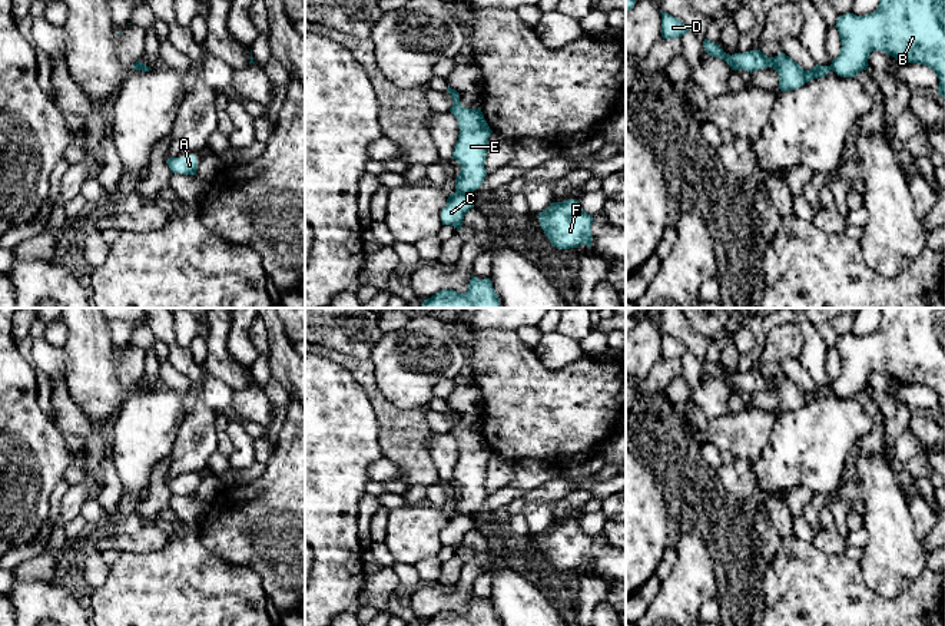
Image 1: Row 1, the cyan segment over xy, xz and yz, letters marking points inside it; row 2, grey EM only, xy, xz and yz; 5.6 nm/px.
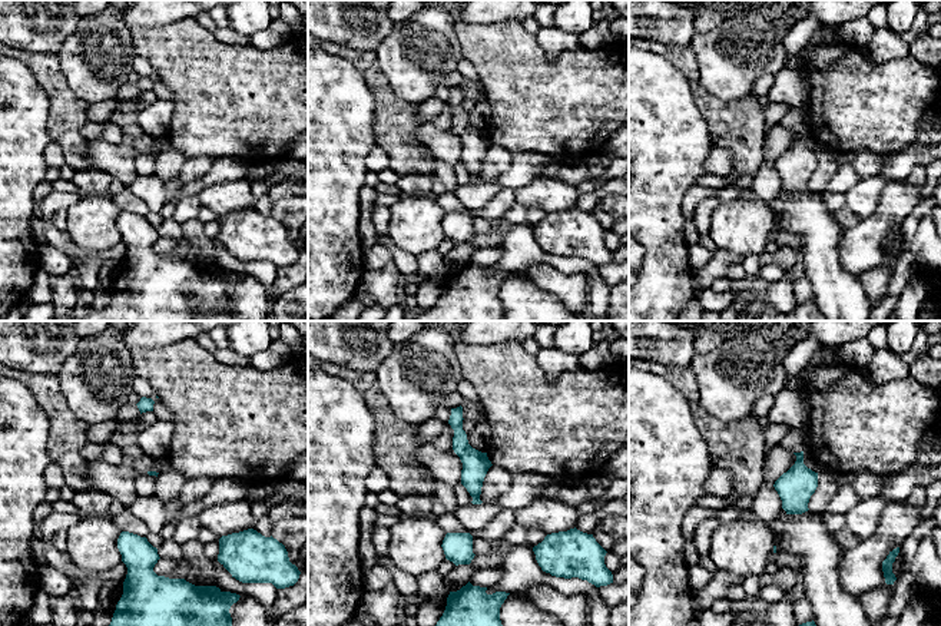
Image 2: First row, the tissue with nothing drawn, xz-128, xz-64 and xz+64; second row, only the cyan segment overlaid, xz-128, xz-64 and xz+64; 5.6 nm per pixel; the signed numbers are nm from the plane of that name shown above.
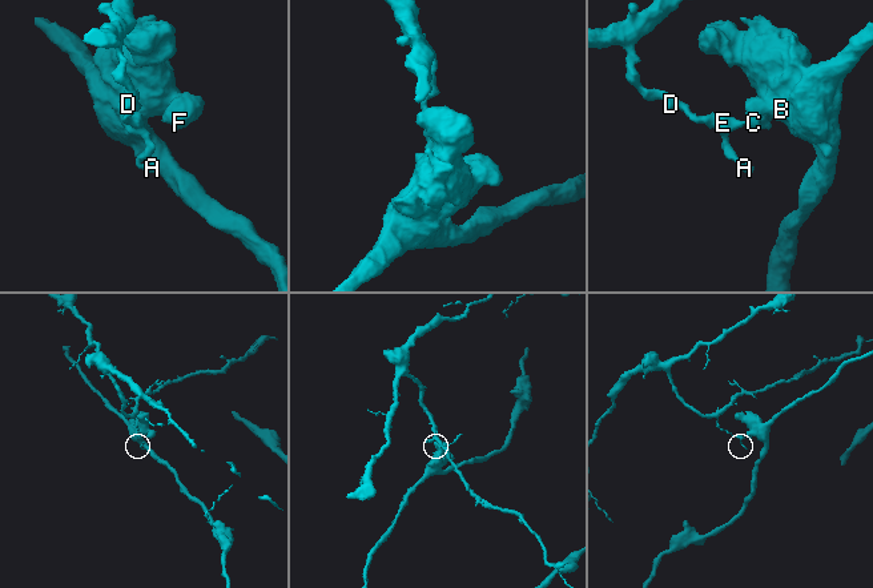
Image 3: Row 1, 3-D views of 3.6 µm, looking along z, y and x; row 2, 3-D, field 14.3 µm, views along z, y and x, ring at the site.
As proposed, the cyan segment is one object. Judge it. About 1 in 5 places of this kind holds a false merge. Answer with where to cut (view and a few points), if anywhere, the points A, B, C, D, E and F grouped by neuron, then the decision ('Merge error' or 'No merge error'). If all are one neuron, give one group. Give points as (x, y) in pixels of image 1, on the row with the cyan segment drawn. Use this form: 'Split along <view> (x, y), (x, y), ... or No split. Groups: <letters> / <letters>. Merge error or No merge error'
Split along xz (456, 191), (470, 195). Groups: A D E / B C F. Merge error

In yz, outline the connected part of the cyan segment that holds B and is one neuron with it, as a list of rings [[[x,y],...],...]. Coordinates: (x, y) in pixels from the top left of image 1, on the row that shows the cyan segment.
[[[879,0],[873,13],[838,17],[836,26],[842,43],[832,70],[840,77],[855,77],[868,69],[872,52],[879,50],[899,63],[919,63],[931,67],[938,79],[938,93],[945,99],[945,0]]]

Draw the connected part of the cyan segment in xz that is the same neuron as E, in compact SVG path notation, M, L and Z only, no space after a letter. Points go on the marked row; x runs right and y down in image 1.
M448 86L447 93L452 97L450 112L457 117L460 135L454 146L452 159L461 165L455 179L455 192L471 195L478 189L487 175L484 168L488 138L493 133L481 109L461 106L460 93Z

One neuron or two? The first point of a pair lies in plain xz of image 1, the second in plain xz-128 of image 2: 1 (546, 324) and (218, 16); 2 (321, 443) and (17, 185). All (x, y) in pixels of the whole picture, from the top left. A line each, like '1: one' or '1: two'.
1: one
2: one

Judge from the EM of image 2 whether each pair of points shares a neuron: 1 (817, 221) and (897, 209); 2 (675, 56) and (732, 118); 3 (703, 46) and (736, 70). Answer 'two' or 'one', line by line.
1: two
2: one
3: one

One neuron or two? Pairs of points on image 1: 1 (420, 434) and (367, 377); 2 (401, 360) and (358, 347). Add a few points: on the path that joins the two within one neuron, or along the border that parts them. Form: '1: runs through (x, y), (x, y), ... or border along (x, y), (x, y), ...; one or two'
1: runs through (404, 427), (378, 401), (374, 393); one
2: border along (384, 334), (368, 357); two

